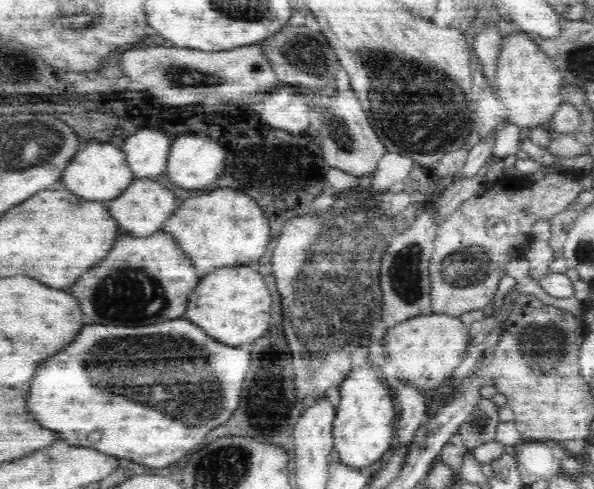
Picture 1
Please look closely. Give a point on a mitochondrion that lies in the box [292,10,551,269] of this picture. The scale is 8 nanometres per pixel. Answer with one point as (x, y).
(419, 108)

